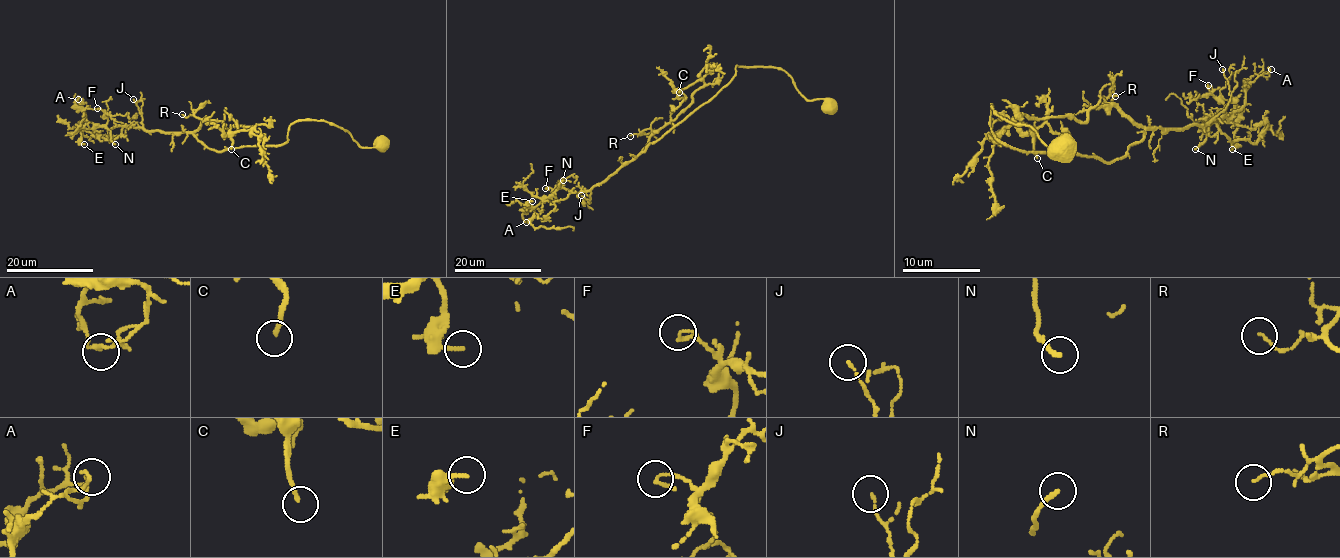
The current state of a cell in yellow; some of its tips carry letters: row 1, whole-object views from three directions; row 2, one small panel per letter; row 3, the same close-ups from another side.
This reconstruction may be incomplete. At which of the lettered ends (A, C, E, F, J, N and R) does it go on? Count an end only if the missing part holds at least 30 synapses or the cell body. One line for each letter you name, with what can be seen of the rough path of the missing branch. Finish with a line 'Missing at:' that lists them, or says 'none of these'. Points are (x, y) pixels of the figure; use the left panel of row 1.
C: missing branch runs (231, 149), (233, 165), (210, 177), (212, 184)
Missing at: C

